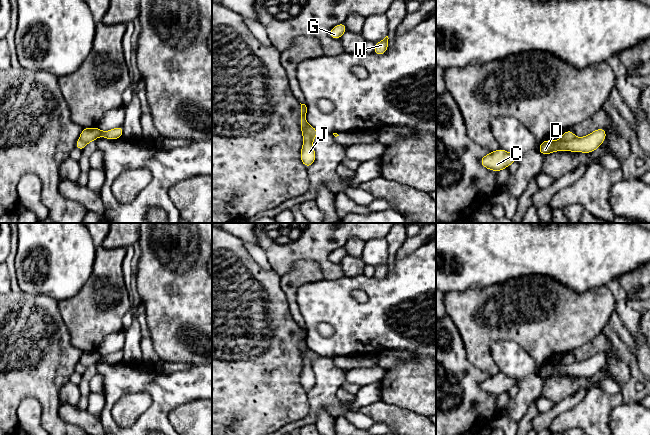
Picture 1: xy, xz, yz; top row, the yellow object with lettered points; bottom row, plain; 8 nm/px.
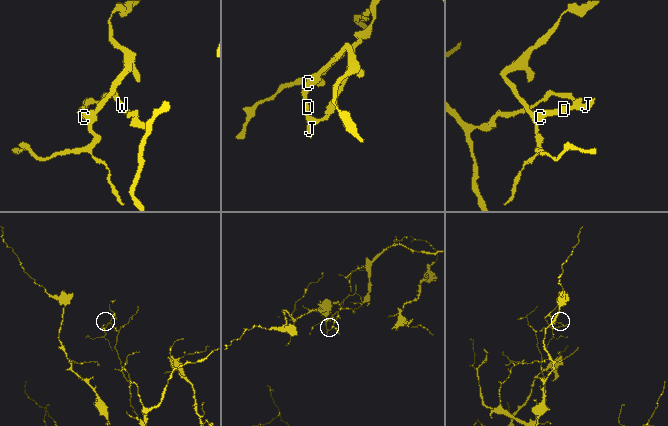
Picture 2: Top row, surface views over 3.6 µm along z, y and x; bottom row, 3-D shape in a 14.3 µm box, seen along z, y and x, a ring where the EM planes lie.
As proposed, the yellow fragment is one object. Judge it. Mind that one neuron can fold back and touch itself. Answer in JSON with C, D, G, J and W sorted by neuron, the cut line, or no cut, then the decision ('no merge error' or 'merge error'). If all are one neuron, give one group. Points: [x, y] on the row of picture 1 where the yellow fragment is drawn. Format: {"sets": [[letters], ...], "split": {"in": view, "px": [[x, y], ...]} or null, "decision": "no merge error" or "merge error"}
{"sets": [["C", "D", "G", "J"], ["W"]], "split": {"in": "xz", "px": [[307, 124], [306, 134], [312, 140]]}, "decision": "merge error"}

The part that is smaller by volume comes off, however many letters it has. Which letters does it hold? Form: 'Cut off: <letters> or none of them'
Cut off: C, D, G, J

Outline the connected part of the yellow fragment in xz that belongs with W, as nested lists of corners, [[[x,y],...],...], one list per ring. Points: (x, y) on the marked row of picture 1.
[[[386,36],[383,40],[379,41],[375,44],[374,54],[381,56],[383,55],[388,49],[388,36]]]

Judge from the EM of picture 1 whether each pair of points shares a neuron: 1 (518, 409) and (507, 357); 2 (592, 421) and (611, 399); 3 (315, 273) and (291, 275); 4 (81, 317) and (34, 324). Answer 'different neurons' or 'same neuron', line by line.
1: same neuron
2: same neuron
3: same neuron
4: different neurons

